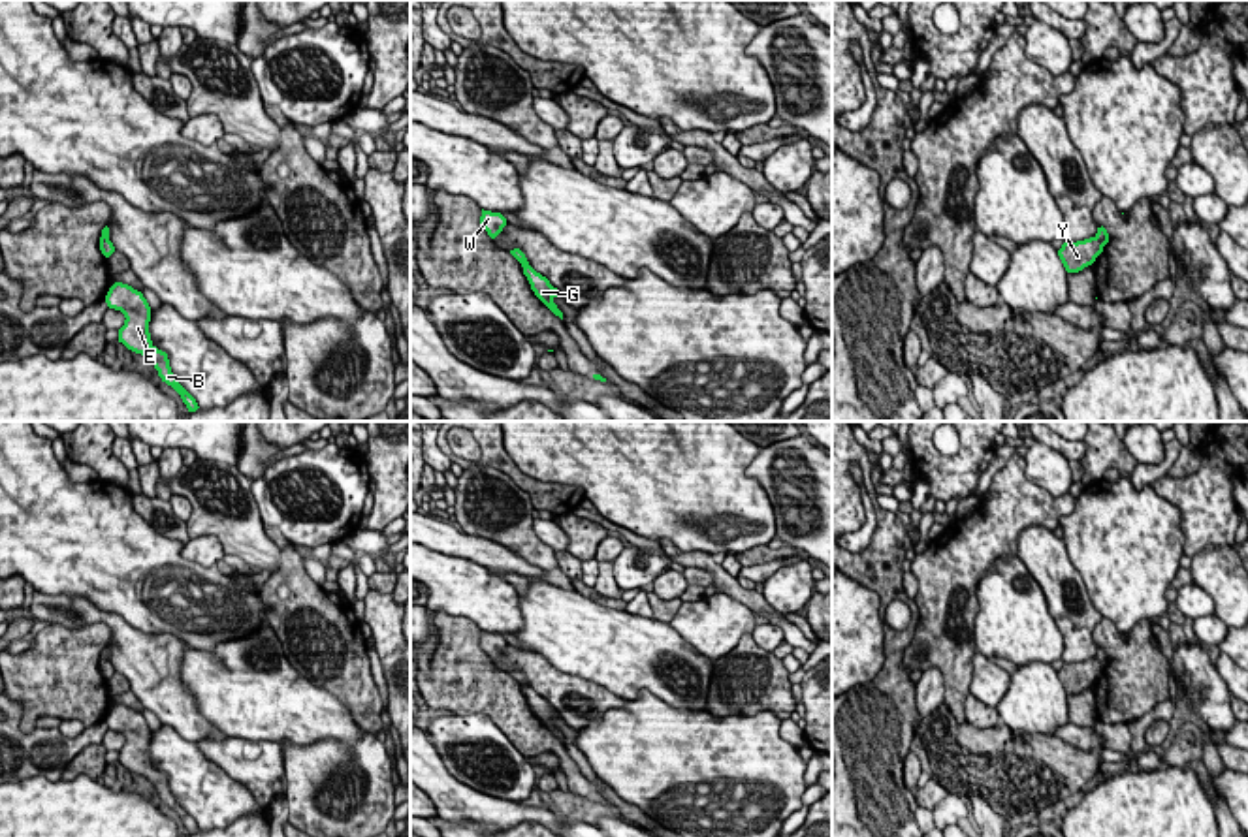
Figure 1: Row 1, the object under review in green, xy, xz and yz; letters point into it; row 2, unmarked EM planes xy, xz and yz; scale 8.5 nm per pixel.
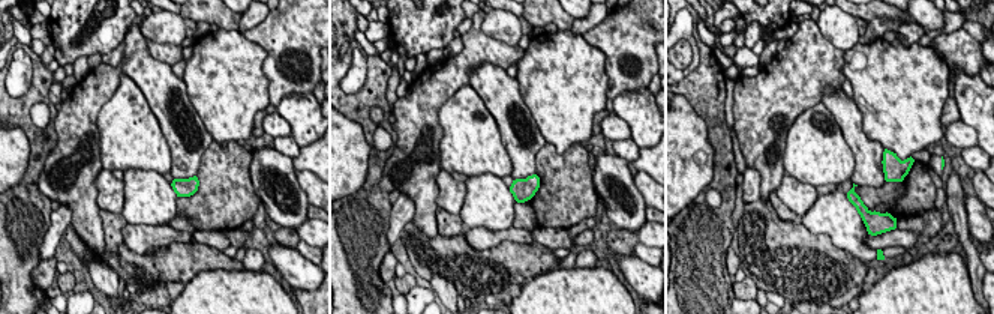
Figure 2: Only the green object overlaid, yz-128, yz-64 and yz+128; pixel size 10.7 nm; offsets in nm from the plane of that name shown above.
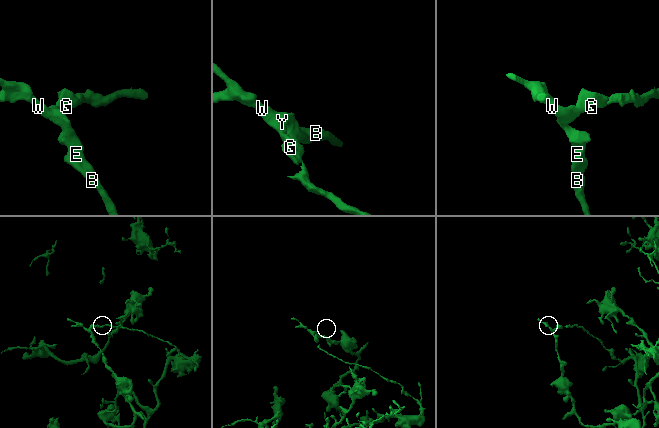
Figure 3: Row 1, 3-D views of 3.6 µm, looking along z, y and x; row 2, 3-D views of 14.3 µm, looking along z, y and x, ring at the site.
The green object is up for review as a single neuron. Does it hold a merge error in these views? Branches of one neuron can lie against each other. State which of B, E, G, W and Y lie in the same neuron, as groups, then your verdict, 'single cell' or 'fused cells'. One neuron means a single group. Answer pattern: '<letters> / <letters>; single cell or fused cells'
B E W Y / G; fused cells

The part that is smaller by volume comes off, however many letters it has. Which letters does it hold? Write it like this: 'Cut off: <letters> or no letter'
Cut off: B, E, W, Y

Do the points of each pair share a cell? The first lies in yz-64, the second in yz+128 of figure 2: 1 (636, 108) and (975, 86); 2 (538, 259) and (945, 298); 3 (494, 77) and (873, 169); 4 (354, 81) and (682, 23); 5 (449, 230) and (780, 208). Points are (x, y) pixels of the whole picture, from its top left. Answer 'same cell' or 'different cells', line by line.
1: same cell
2: different cells
3: same cell
4: same cell
5: same cell

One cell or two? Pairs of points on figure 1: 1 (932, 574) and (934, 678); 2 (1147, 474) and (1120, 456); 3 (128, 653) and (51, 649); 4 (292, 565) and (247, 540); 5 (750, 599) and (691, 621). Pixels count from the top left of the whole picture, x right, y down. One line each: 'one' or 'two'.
1: two
2: two
3: two
4: two
5: two

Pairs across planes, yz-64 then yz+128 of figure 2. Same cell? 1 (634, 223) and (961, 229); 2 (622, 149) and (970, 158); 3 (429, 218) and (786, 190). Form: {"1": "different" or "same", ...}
{"1": "different", "2": "same", "3": "different"}

